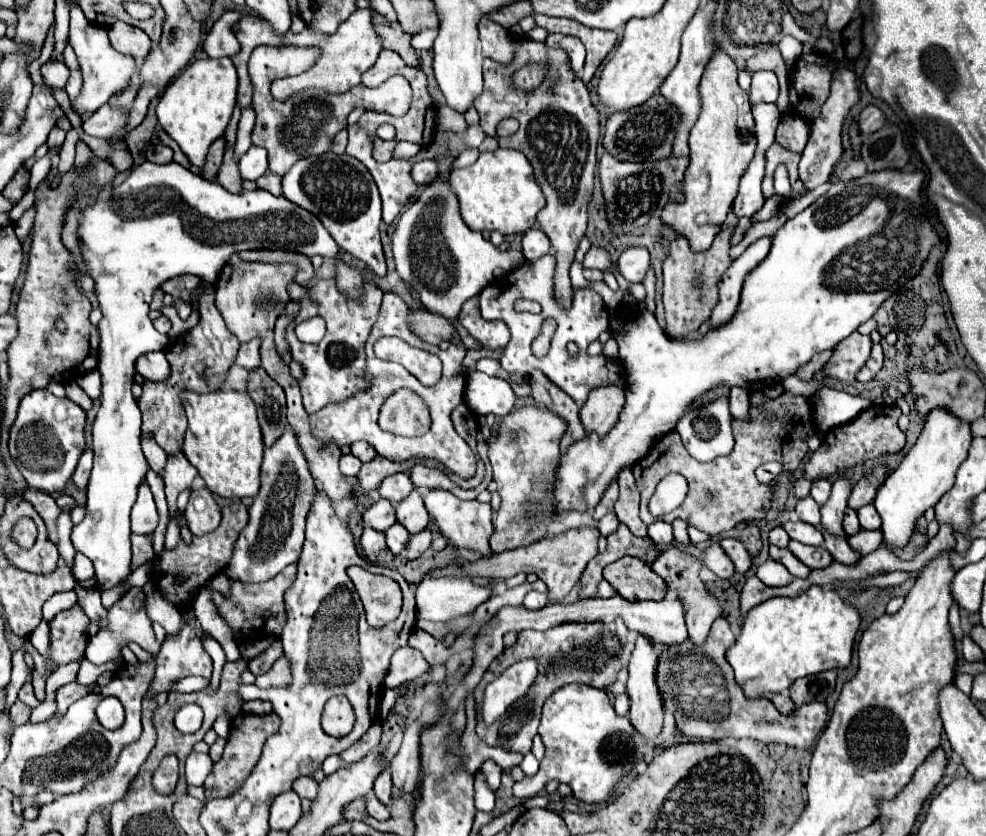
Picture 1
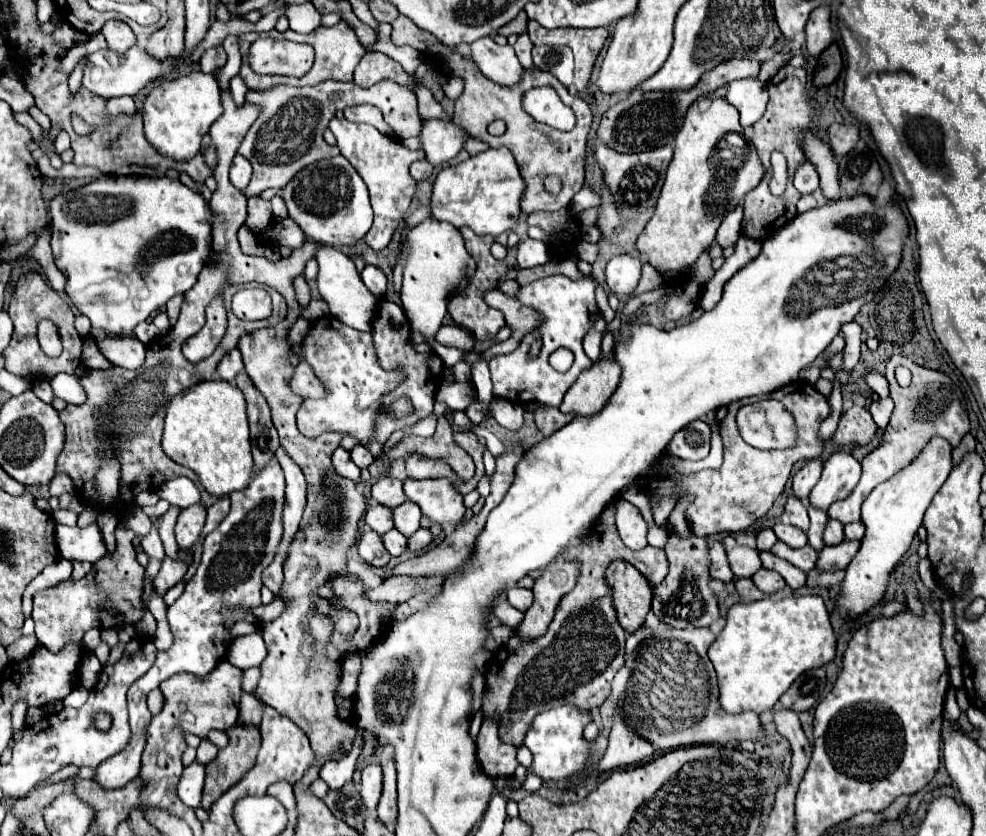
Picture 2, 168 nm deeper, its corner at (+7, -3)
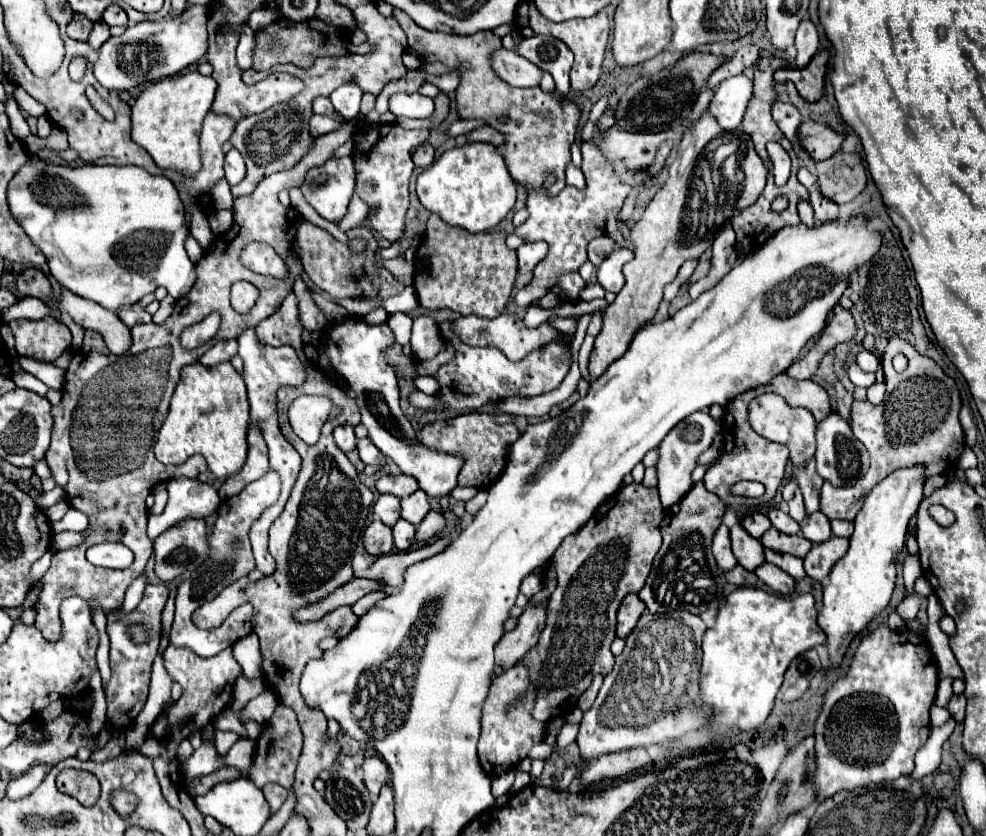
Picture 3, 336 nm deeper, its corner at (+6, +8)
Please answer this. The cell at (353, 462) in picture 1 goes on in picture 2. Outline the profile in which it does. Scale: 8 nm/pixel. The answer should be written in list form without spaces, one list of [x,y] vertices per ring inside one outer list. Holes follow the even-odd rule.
[[[341,446],[333,452],[333,466],[335,466],[335,470],[337,470],[341,476],[351,478],[351,480],[355,480],[355,482],[359,480],[361,470],[353,464],[353,460],[351,460],[349,452],[347,452],[345,448],[341,448]]]

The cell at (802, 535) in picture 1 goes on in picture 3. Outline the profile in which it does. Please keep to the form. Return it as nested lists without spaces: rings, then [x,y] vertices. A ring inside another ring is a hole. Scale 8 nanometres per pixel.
[[[772,509],[772,511],[768,513],[768,517],[770,517],[772,525],[774,525],[778,531],[786,533],[786,535],[796,535],[796,533],[800,531],[800,525],[798,525],[788,513],[782,513],[780,509]]]

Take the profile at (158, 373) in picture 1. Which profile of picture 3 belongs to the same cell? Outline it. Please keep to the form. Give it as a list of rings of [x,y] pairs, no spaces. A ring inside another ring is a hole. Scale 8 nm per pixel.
[[[62,291],[60,303],[58,303],[60,311],[68,311],[70,317],[82,325],[84,329],[92,329],[98,331],[104,337],[106,347],[114,353],[114,355],[122,355],[124,351],[128,351],[128,347],[132,347],[132,335],[130,335],[130,327],[126,327],[120,317],[100,305],[96,305],[94,301],[76,297],[70,291]]]

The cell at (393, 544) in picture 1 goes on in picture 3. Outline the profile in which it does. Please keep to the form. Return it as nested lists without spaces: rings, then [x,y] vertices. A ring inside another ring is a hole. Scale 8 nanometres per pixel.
[[[398,519],[396,525],[392,527],[392,535],[394,535],[394,545],[396,549],[404,551],[414,543],[414,525],[410,525],[404,519]]]

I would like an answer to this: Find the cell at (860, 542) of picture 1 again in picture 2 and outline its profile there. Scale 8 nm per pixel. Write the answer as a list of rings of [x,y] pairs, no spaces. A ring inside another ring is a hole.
[[[843,540],[837,546],[825,546],[819,552],[819,560],[815,562],[817,570],[825,570],[825,572],[837,572],[837,570],[845,570],[847,564],[851,562],[851,558],[857,554],[859,550],[859,542],[847,542]]]

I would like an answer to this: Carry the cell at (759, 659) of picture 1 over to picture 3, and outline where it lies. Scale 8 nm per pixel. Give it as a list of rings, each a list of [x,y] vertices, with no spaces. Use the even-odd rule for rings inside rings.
[[[738,587],[734,593],[728,595],[726,603],[718,611],[716,625],[708,629],[702,639],[704,657],[700,675],[700,701],[714,705],[716,709],[712,721],[714,731],[728,731],[730,727],[756,729],[768,719],[776,693],[782,685],[784,673],[792,659],[796,659],[796,655],[800,655],[802,651],[826,643],[826,635],[816,623],[816,617],[818,611],[814,607],[814,597],[810,593],[782,597],[756,587]]]

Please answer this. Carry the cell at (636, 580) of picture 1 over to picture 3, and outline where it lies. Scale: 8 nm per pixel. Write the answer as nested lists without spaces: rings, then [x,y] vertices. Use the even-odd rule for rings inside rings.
[[[628,593],[620,605],[620,611],[618,611],[616,635],[626,637],[636,627],[638,619],[644,611],[646,611],[646,607],[644,607],[644,603],[640,603],[640,597],[636,593]]]

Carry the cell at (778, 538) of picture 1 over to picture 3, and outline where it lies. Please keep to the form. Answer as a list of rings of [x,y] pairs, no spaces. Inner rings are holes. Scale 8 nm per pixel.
[[[750,513],[744,521],[742,521],[742,525],[744,525],[744,529],[752,535],[752,537],[756,537],[756,539],[760,539],[770,527],[772,527],[772,523],[770,523],[770,519],[766,517],[766,515],[762,515],[762,513]]]

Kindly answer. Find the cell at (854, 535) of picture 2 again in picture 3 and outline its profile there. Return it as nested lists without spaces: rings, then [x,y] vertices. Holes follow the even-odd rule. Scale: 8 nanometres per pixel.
[[[840,519],[832,521],[832,535],[850,537],[852,531],[854,531],[854,521],[840,521]]]

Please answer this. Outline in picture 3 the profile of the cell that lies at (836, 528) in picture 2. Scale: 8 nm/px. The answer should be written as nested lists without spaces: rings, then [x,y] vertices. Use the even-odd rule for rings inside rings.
[[[816,513],[808,517],[808,523],[802,527],[802,535],[814,543],[826,541],[832,535],[832,527],[830,527],[830,519],[824,513]]]

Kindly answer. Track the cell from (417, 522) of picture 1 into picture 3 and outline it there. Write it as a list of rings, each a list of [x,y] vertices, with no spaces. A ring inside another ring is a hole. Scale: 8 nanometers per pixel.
[[[418,489],[416,493],[404,497],[400,501],[400,505],[402,505],[402,519],[406,519],[412,525],[418,525],[426,517],[426,513],[430,511],[428,497],[426,497],[426,493],[422,489]]]

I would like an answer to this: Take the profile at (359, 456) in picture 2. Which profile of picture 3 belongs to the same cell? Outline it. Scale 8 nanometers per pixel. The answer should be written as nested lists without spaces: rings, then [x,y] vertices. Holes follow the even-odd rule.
[[[358,439],[358,453],[360,453],[360,459],[366,463],[366,465],[380,465],[382,463],[382,455],[380,451],[372,445],[370,439]]]

